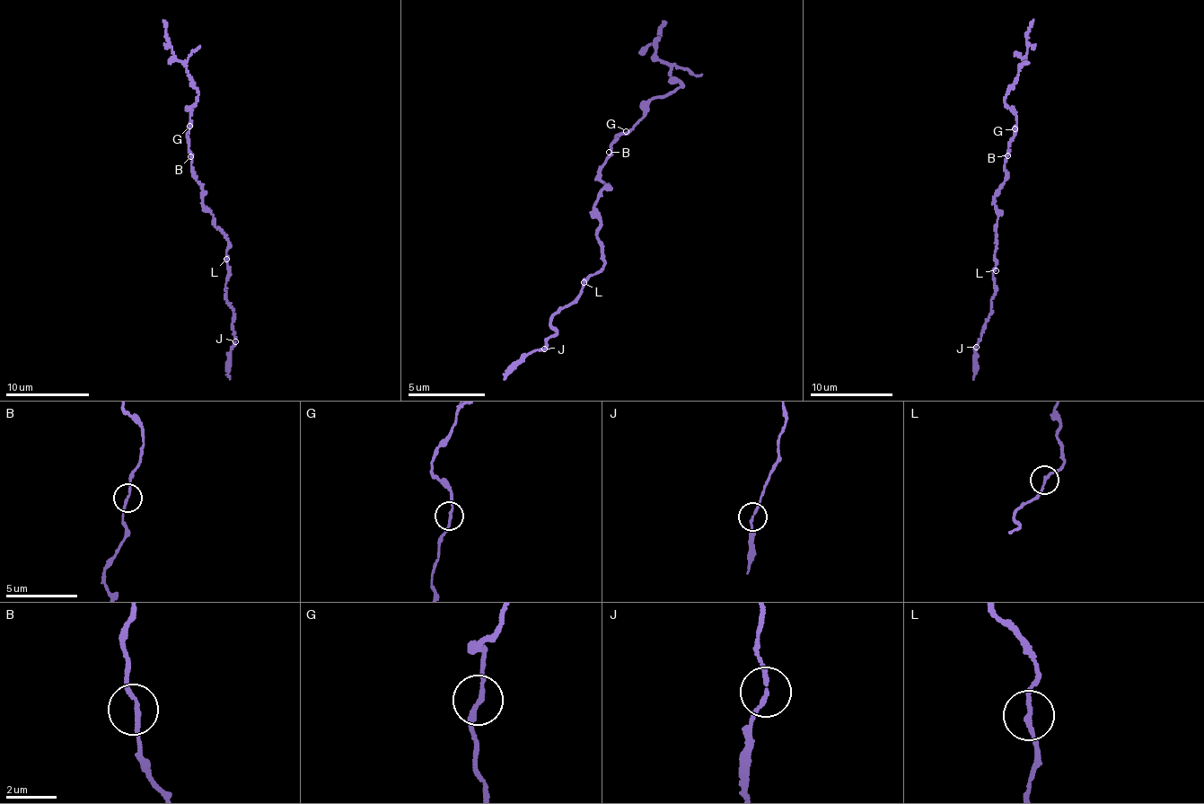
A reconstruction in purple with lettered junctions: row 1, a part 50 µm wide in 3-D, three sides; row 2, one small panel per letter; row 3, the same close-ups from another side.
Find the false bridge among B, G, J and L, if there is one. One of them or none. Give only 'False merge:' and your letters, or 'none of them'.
False merge: none of them

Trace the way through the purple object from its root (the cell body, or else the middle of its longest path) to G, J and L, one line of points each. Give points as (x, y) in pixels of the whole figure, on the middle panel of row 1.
G: (604, 189), (608, 185), (600, 179), (603, 170), (601, 163), (613, 146), (611, 144), (626, 131)
J: (604, 189), (595, 200), (601, 224), (595, 236), (603, 264), (549, 323), (556, 332), (546, 340), (546, 348)
L: (604, 189), (595, 200), (601, 224), (595, 236), (603, 264), (584, 282)

